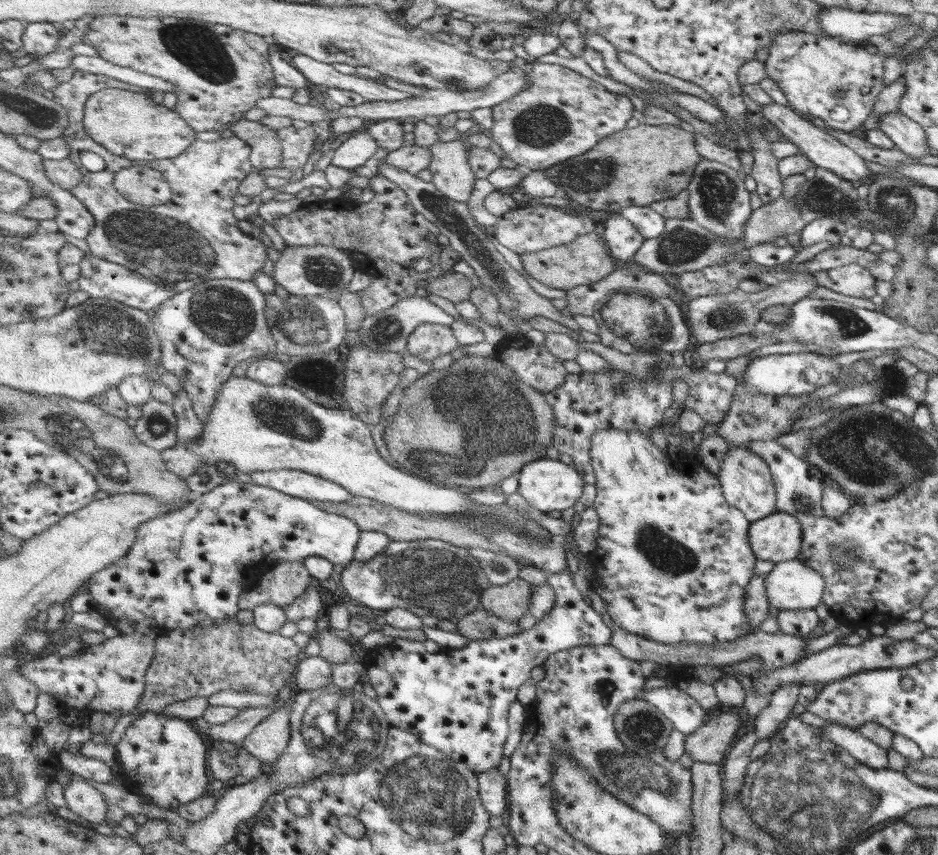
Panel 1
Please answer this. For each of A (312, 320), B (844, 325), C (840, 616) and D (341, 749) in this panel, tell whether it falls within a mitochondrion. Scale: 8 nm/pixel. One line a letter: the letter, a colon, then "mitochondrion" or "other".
A: mitochondrion
B: mitochondrion
C: other
D: mitochondrion

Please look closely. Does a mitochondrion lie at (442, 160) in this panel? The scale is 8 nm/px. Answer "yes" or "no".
no

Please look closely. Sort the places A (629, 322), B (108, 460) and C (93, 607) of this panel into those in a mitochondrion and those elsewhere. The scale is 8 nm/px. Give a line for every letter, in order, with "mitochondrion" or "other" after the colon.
A: mitochondrion
B: mitochondrion
C: other

